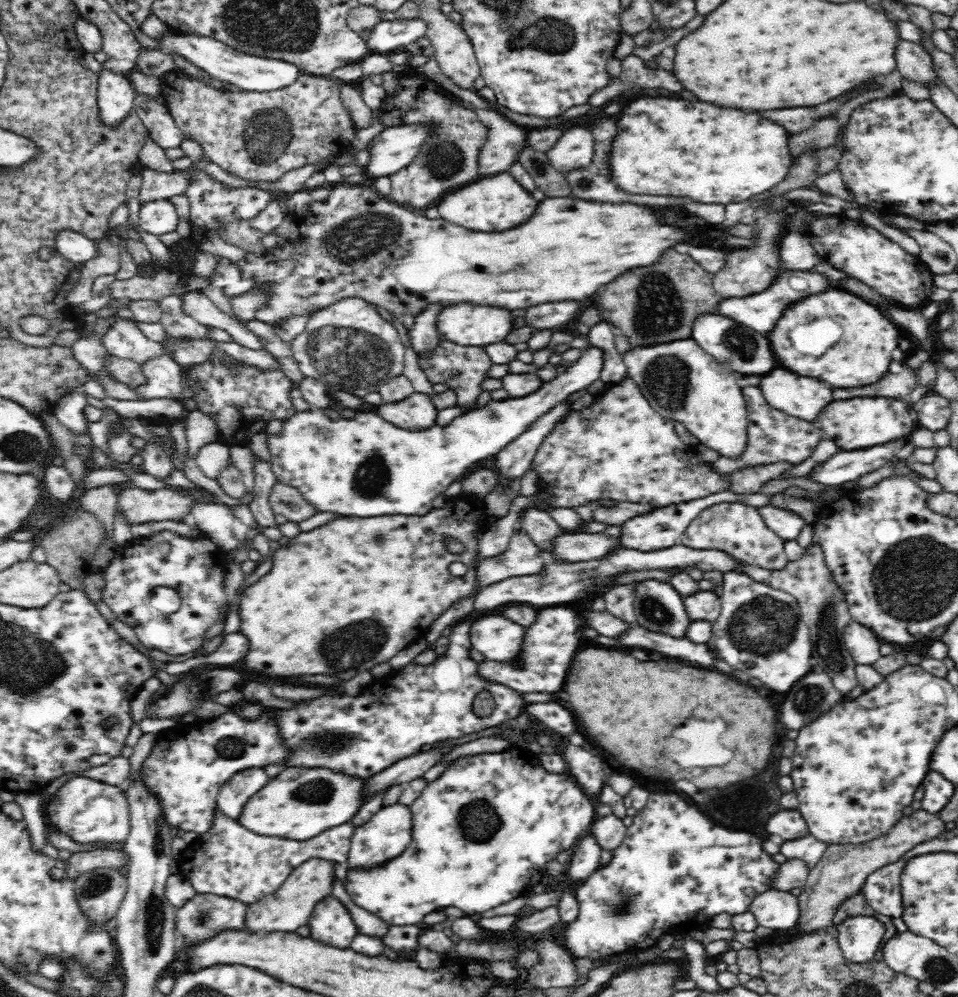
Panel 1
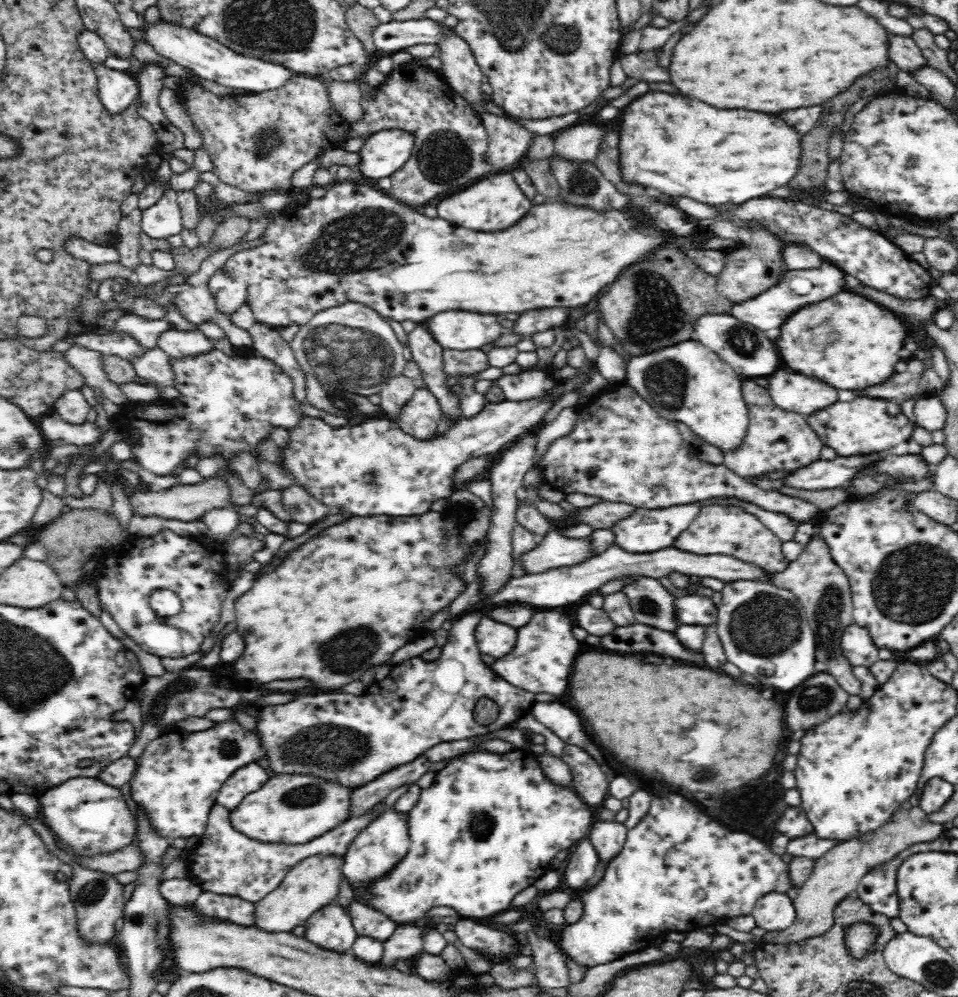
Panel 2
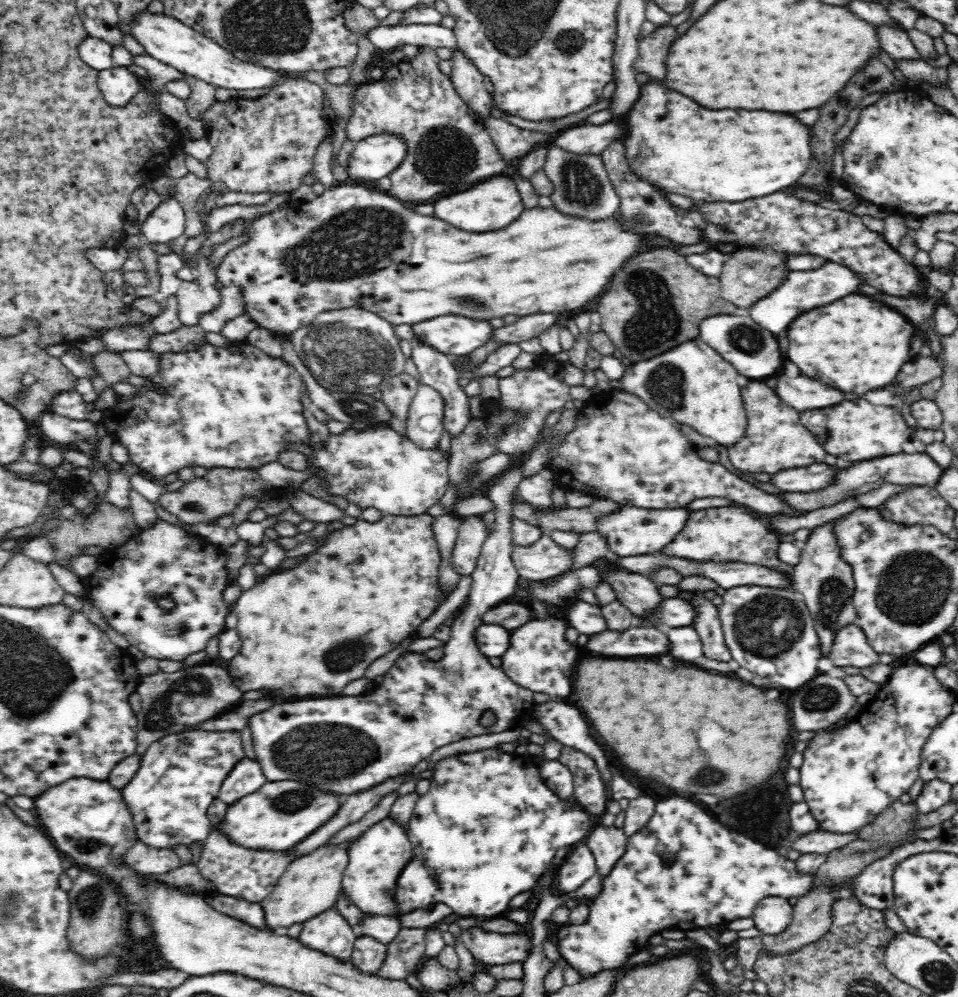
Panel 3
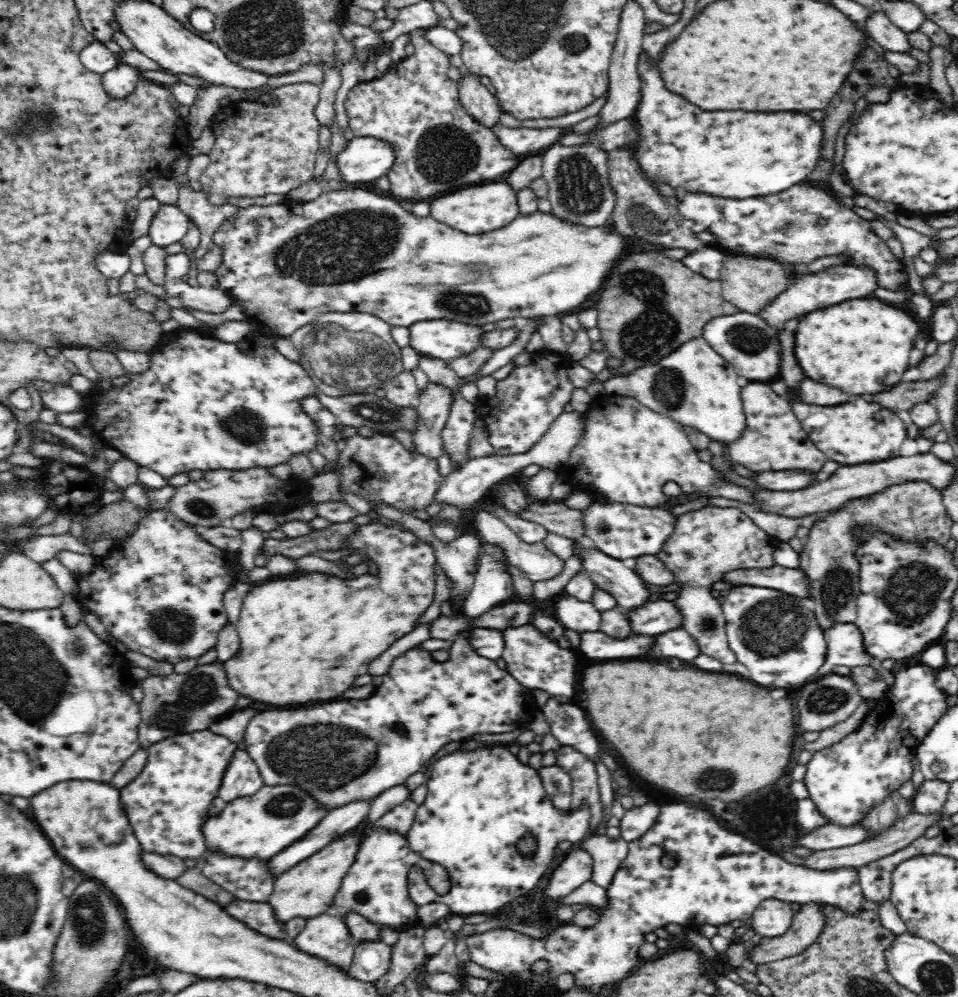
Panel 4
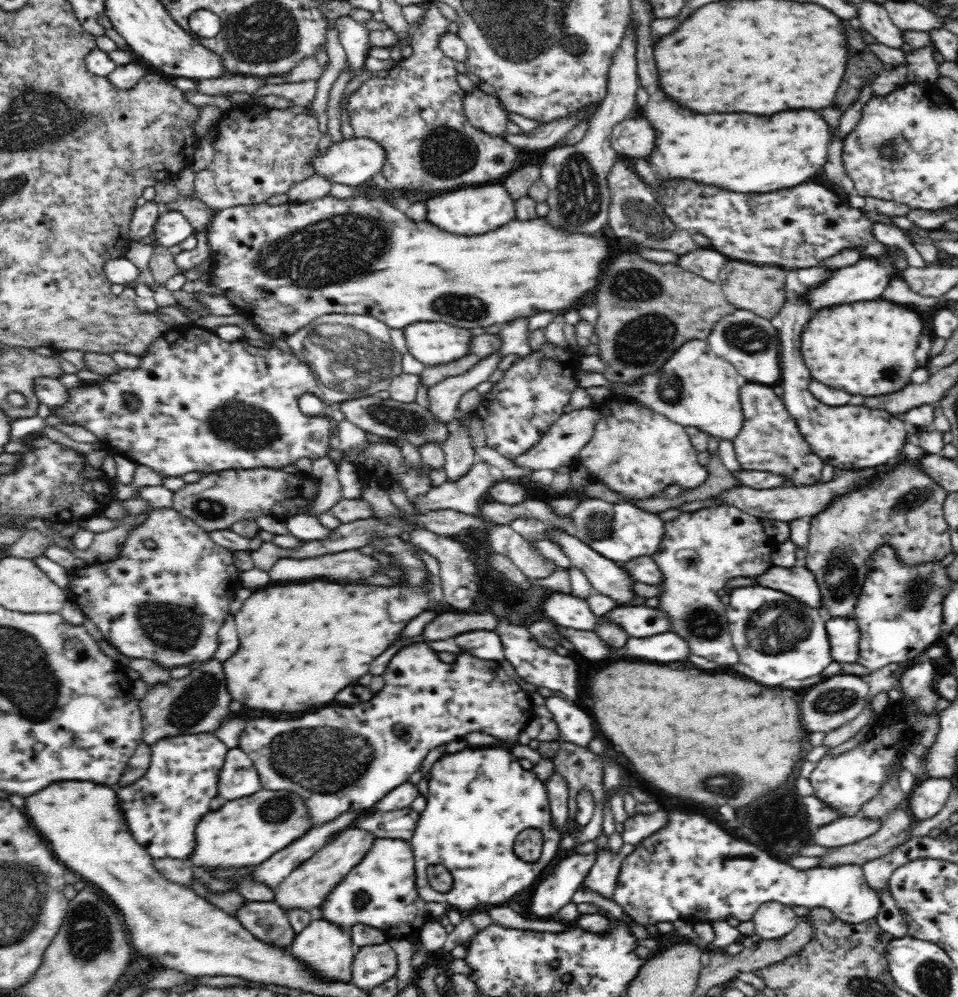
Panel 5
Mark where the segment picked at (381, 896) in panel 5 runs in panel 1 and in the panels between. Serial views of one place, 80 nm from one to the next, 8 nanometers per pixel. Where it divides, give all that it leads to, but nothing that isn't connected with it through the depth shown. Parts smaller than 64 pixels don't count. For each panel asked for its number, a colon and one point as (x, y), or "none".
1: (387, 834)
2: (380, 846)
3: (376, 859)
4: (376, 886)

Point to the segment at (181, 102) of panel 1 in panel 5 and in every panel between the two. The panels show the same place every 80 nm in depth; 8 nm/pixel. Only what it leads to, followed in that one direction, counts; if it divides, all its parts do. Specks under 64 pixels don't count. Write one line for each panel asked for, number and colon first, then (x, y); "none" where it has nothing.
2: (257, 141)
3: (268, 144)
4: (259, 149)
5: (259, 151)

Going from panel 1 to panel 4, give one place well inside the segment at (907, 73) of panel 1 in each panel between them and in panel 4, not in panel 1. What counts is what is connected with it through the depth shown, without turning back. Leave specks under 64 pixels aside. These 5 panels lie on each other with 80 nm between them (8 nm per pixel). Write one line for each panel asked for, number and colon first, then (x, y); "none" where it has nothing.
2: (903, 50)
3: (894, 40)
4: (878, 25)

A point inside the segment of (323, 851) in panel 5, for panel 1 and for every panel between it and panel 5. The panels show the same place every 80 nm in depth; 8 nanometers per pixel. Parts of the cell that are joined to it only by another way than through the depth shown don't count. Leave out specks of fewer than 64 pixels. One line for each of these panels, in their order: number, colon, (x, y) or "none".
1: (289, 908)
2: (314, 883)
3: (311, 885)
4: (307, 890)

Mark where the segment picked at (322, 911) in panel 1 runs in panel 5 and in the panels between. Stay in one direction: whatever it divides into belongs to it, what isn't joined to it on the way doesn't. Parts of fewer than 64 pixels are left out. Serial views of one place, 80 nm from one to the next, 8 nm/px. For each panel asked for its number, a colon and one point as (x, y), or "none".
2: (331, 927)
3: (329, 933)
4: (325, 937)
5: (328, 951)

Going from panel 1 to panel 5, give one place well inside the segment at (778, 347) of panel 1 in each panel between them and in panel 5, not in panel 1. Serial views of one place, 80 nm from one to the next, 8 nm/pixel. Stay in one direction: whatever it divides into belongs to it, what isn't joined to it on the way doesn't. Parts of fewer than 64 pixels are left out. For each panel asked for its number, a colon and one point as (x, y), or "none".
2: (868, 338)
3: (858, 344)
4: (862, 346)
5: (867, 348)

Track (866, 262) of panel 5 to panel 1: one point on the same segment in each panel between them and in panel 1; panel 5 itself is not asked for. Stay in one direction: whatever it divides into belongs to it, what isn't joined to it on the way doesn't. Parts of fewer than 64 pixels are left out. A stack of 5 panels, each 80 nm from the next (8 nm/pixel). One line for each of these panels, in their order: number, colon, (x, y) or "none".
1: (760, 311)
2: (798, 288)
3: (801, 291)
4: (835, 284)

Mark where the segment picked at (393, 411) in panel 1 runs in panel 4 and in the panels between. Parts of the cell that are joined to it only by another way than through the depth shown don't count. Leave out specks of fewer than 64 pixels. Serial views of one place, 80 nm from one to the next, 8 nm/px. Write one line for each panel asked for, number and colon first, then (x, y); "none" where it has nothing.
2: (420, 417)
3: (424, 427)
4: (435, 402)

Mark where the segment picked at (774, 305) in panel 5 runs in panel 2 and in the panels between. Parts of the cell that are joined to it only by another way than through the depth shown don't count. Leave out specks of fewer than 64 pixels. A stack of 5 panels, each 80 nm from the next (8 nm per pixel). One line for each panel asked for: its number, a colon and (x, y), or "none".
2: (750, 271)
3: (750, 274)
4: (750, 283)

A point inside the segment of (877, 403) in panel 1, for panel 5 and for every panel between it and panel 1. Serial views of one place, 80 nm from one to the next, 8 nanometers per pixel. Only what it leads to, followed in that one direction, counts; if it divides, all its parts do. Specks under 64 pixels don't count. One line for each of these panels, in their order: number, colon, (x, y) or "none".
2: (865, 426)
3: (859, 432)
4: (860, 433)
5: (855, 438)

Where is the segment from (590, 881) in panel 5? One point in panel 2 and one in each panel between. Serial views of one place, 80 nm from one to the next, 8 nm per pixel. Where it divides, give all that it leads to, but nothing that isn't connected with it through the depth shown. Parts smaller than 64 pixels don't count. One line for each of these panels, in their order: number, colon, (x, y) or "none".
2: (608, 838)
3: (607, 845)
4: (607, 854)

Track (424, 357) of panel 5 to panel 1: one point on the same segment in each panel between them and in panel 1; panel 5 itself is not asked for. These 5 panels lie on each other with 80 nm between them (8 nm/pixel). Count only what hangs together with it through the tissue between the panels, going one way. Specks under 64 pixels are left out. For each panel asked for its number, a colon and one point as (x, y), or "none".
1: (462, 324)
2: (461, 331)
3: (457, 336)
4: (443, 339)

